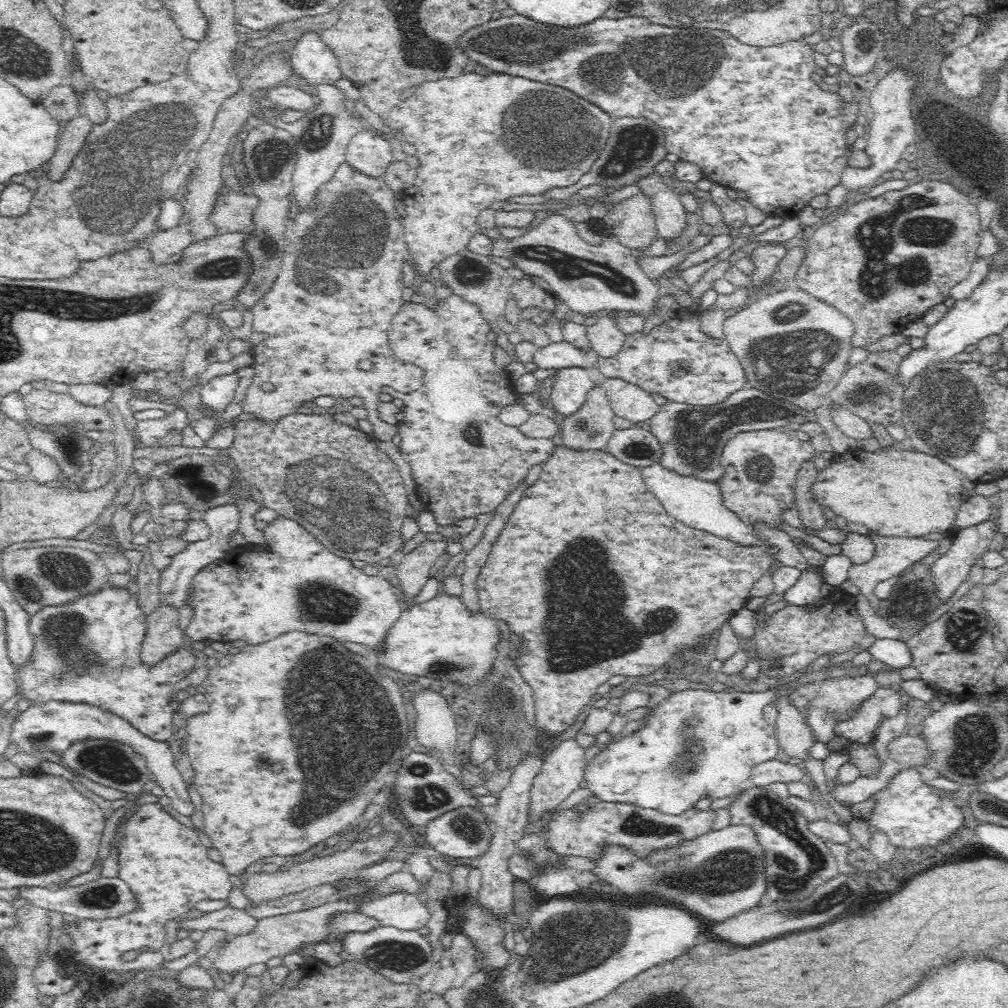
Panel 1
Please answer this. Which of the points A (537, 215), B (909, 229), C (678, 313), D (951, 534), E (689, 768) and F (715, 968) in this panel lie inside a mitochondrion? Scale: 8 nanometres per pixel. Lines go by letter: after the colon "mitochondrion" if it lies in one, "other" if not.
A: other
B: mitochondrion
C: other
D: other
E: mitochondrion
F: other

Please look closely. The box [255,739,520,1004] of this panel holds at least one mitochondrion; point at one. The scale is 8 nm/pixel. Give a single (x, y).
(392, 955)

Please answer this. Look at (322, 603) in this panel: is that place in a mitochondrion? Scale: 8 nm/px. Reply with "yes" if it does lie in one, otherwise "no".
yes

